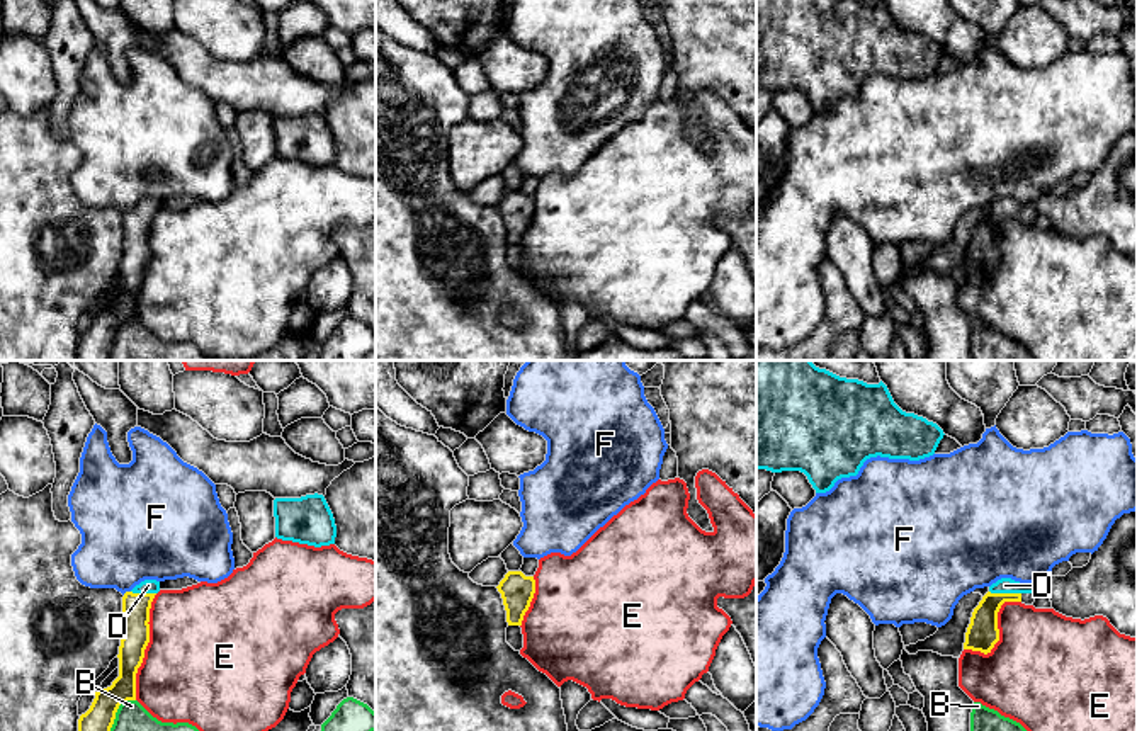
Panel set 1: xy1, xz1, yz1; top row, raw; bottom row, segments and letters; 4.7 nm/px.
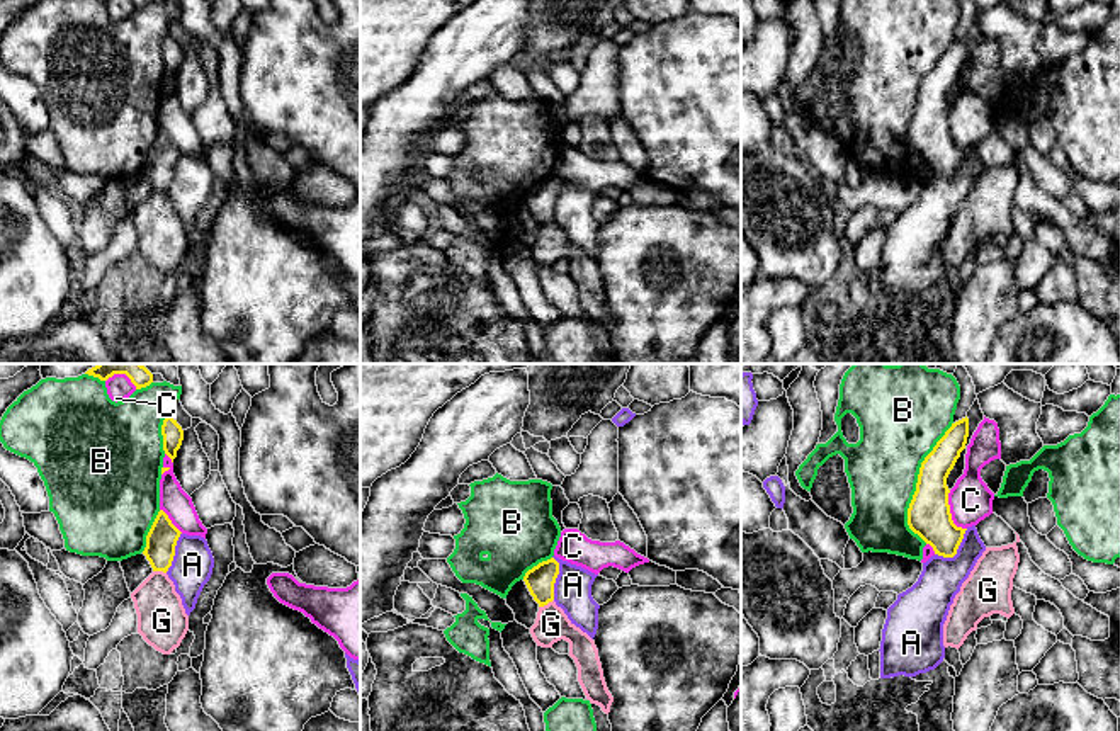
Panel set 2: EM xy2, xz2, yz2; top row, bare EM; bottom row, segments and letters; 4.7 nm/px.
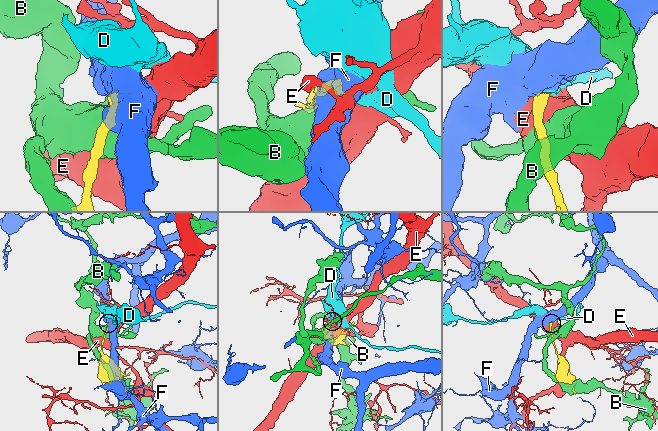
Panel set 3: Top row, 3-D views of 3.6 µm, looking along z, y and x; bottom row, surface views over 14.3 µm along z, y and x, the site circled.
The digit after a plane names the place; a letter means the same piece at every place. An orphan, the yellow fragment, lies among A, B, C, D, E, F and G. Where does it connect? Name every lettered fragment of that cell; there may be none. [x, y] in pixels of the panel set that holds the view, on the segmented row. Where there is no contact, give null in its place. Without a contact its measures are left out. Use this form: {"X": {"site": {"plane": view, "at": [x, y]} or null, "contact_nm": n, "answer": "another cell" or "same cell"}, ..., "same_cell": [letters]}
{"A": {"site": {"plane": "yz2", "at": [955, 551]}, "contact_nm": 200, "answer": "another cell"}, "B": {"site": {"plane": "yz2", "at": [916, 483]}, "contact_nm": 600, "answer": "another cell"}, "C": {"site": {"plane": "yz2", "at": [949, 512]}, "contact_nm": 200, "answer": "another cell"}, "D": {"site": {"plane": "yz1", "at": [1005, 594]}, "contact_nm": 150, "answer": "same cell"}, "E": {"site": {"plane": "xy1", "at": [147, 645]}, "contact_nm": 500, "answer": "another cell"}, "F": {"site": {"plane": "xy1", "at": [126, 592]}, "contact_nm": 40, "answer": "another cell"}, "G": {"site": {"plane": "xz2", "at": [546, 604]}, "contact_nm": 80, "answer": "another cell"}, "same_cell": ["D"]}

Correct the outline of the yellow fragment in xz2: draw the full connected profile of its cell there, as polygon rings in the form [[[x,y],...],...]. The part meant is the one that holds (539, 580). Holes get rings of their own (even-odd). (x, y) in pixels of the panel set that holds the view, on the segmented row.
[[[554,558],[539,563],[525,573],[523,581],[539,607],[554,600],[554,583],[557,575],[559,563]]]

